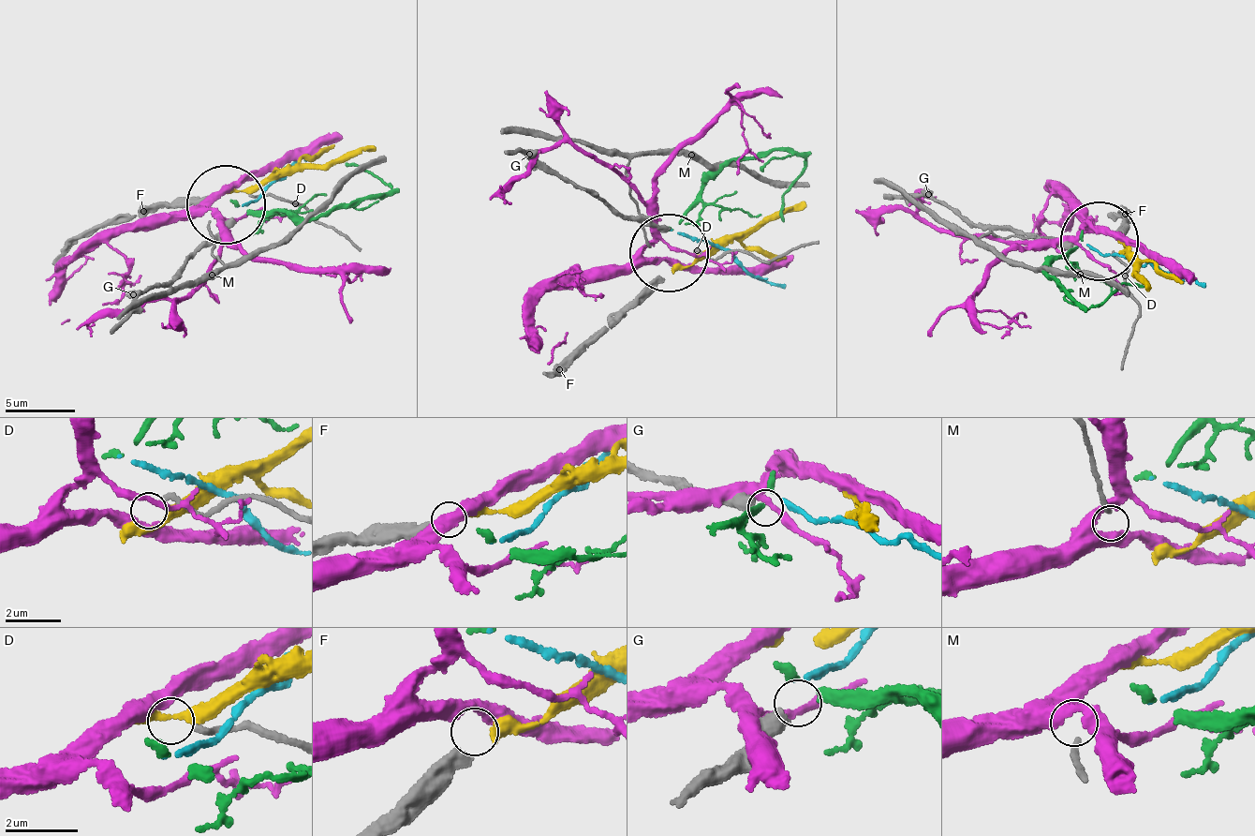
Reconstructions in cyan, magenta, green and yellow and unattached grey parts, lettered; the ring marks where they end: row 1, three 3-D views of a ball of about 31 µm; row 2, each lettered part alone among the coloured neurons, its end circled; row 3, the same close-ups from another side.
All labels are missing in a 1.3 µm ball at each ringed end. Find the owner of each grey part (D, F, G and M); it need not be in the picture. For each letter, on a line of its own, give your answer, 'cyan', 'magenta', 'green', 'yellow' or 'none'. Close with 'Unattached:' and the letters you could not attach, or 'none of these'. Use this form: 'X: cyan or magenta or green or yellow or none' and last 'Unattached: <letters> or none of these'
D: none
F: yellow
G: none
M: none
Unattached: D, G, M

